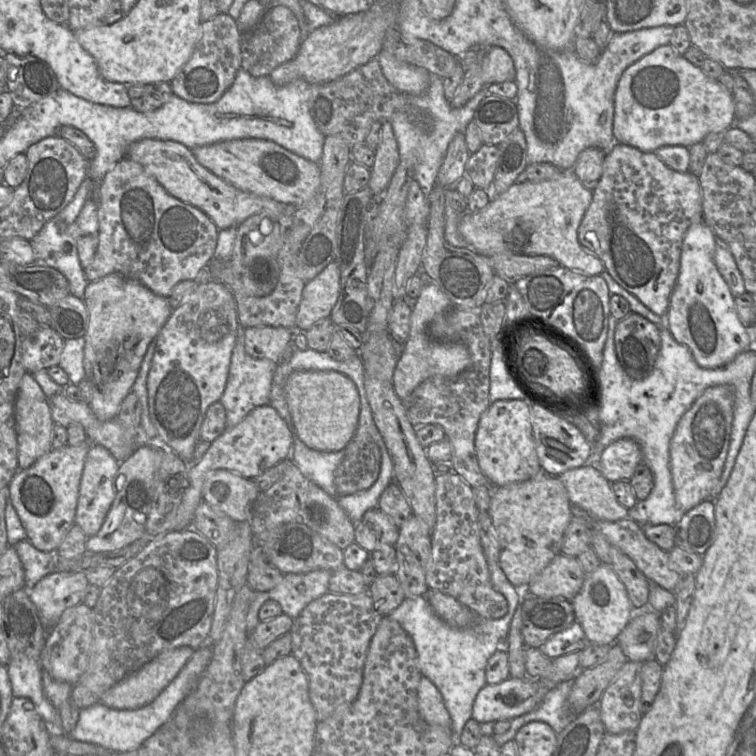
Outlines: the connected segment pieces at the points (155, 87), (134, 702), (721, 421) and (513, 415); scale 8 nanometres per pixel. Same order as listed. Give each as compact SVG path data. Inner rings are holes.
M169 82L127 86L131 107L137 112L151 112L164 105L174 94Z
M182 646L161 652L153 660L105 692L100 703L117 710L135 710L150 704L177 676L192 656L193 651L189 646Z
M729 386L707 388L684 413L670 441L670 471L677 507L684 513L712 497L728 453L734 417Z
M497 400L490 403L480 417L474 444L479 467L492 486L527 481L544 471L536 451L530 403L525 400Z

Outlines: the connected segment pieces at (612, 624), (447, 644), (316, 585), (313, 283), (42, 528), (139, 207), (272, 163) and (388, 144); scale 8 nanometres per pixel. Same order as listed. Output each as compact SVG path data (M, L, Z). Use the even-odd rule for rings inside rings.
M600 564L600 566L591 573L586 573L583 585L580 591L571 600L575 620L581 625L587 640L590 643L598 645L612 645L616 638L626 627L632 617L632 604L628 598L626 589L619 580L610 565Z
M488 563L491 582L494 589L501 593L508 603L508 612L500 619L488 620L479 619L477 623L467 629L456 629L443 622L432 610L425 596L406 598L395 610L387 616L398 622L400 626L412 638L417 652L418 668L422 676L427 677L440 691L446 709L450 715L452 724L453 744L460 738L466 722L472 718L473 704L478 692L487 684L486 665L489 658L502 648L502 641L509 633L510 623L521 600L524 598L523 589L514 587L507 579L499 564Z
M316 570L304 574L284 574L281 581L267 592L255 592L246 616L247 630L252 632L259 623L258 612L268 600L277 602L292 619L297 618L313 600L329 593L332 571Z
M335 261L329 263L315 278L306 282L296 315L296 330L307 331L319 321L329 318L340 294L340 269Z
M86 440L79 446L70 446L67 444L58 449L51 449L29 468L18 470L9 484L9 498L26 530L26 540L29 540L40 551L56 552L71 527L77 525L75 524L75 515L79 488L85 458L90 446L90 441Z
M127 157L122 158L100 182L98 186L98 197L99 204L97 206L97 217L99 224L99 243L92 263L84 269L84 274L88 282L99 280L112 273L118 273L125 278L143 284L157 295L169 298L173 288L179 282L183 280L199 280L204 269L206 269L205 273L207 273L207 266L213 259L215 253L219 229L204 212L168 194L168 192L152 176L145 172L140 164Z
M235 139L190 149L196 160L229 184L282 204L299 207L311 200L320 187L319 163L311 162L282 146L262 139Z
M383 122L380 142L375 149L375 160L370 168L370 180L366 187L379 196L387 188L399 164L398 144L391 122Z

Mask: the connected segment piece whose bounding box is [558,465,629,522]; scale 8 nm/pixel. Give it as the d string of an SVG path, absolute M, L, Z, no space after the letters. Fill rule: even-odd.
M590 465L567 470L558 476L566 488L571 505L578 506L591 518L615 522L629 517L629 510L623 507L616 499L608 482L601 472Z

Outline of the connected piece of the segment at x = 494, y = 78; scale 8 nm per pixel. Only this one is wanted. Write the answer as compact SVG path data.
M499 46L486 49L481 65L485 85L515 80L516 70L513 59Z

